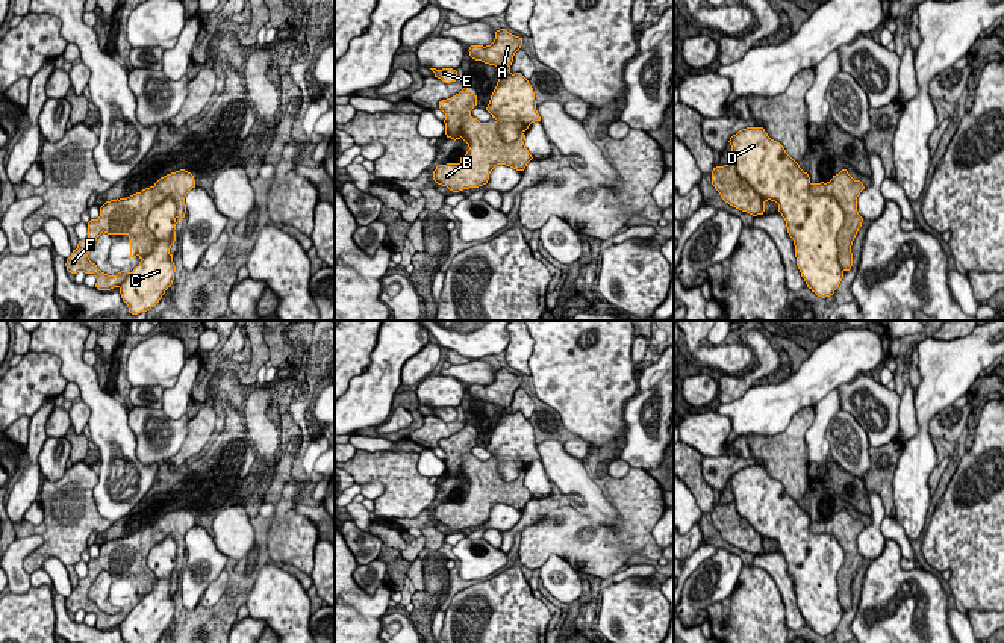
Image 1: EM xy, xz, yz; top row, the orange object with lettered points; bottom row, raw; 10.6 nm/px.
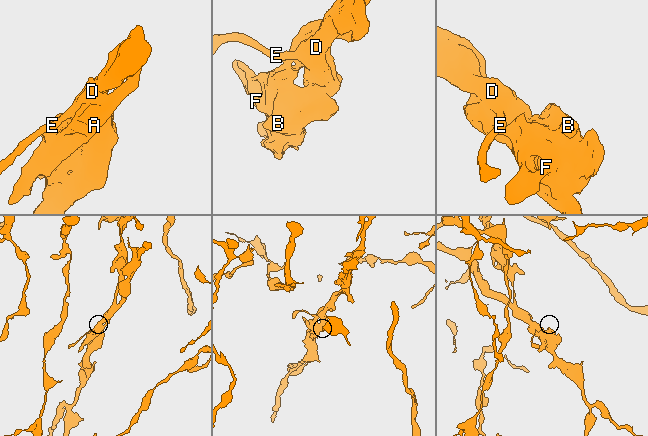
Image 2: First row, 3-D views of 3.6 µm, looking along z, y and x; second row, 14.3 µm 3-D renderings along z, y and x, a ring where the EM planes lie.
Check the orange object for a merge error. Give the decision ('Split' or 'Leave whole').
Split

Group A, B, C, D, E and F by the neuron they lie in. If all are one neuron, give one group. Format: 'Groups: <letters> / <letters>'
Groups: A B F / C D E

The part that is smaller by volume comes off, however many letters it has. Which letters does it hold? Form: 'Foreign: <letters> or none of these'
Foreign: A, B, F

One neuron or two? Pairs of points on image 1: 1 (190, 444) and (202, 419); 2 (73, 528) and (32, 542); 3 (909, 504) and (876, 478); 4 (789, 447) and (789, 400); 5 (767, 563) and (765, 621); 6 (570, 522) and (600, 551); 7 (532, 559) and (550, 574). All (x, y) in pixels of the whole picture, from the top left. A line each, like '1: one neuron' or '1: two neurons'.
1: one neuron
2: two neurons
3: two neurons
4: two neurons
5: two neurons
6: one neuron
7: two neurons

